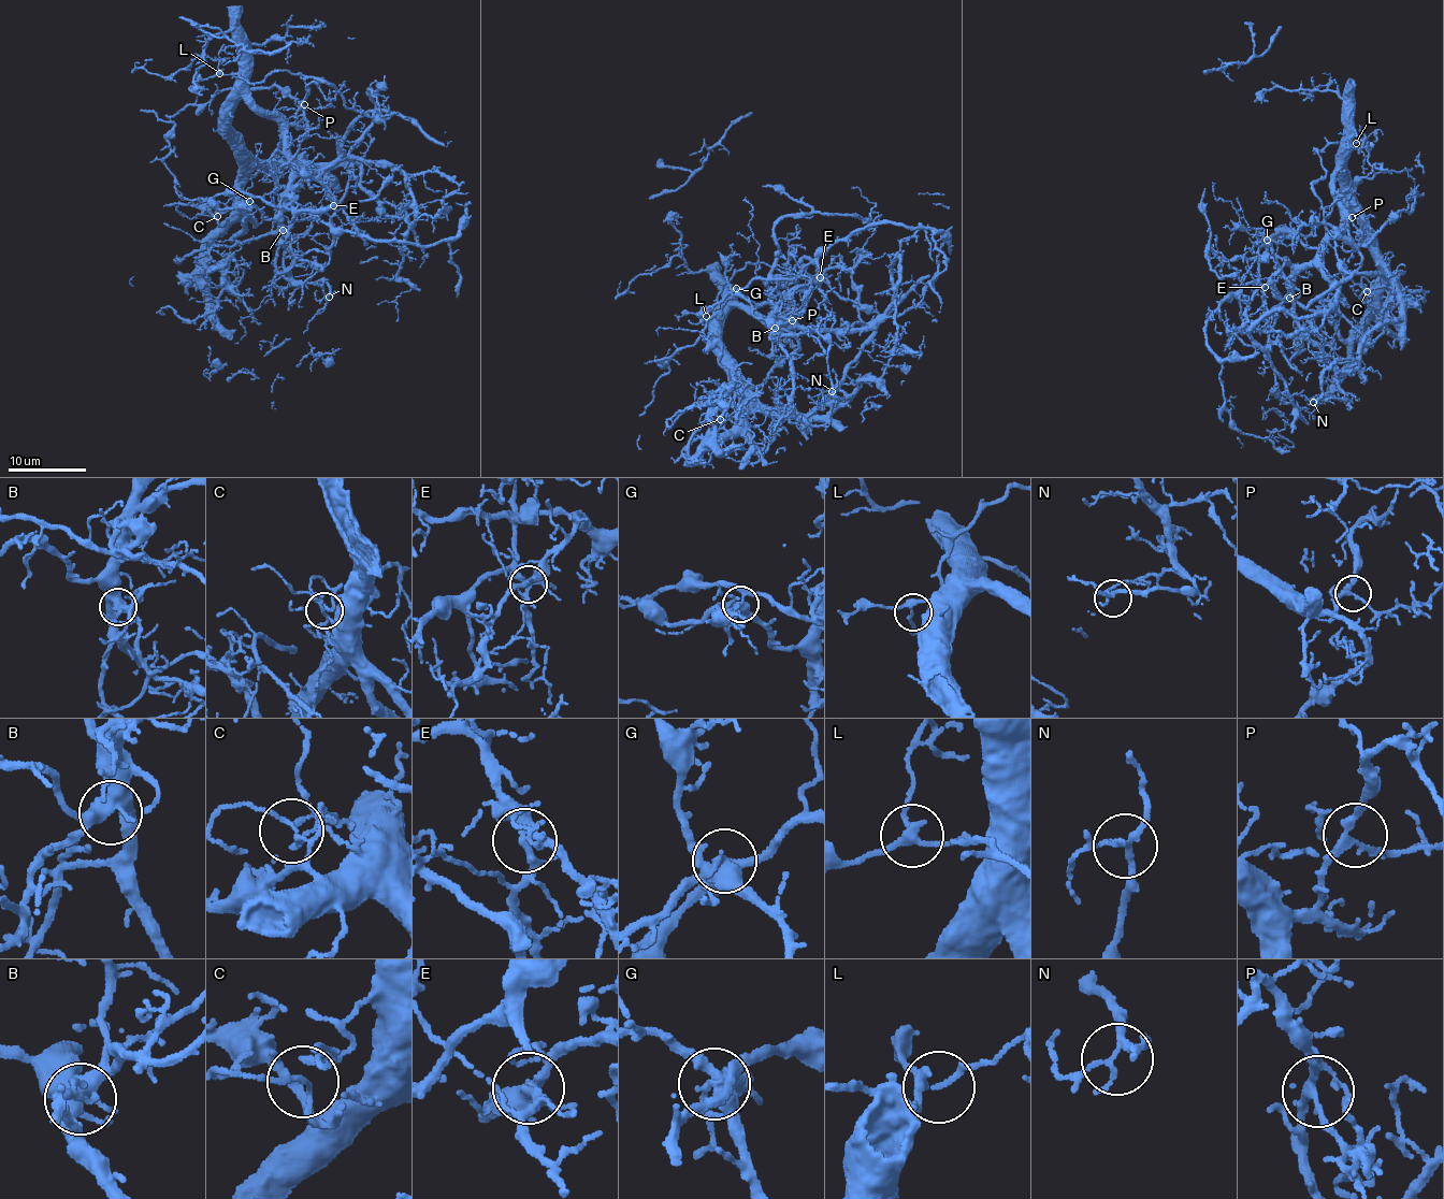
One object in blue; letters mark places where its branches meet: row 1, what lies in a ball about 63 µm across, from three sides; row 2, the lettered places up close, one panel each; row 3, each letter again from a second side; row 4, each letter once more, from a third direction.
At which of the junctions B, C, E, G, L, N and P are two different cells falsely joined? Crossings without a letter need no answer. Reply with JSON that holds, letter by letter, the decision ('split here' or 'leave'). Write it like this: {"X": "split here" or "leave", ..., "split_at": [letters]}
{"B": "leave", "C": "leave", "E": "leave", "G": "split here", "L": "leave", "N": "leave", "P": "leave", "split_at": ["G"]}

